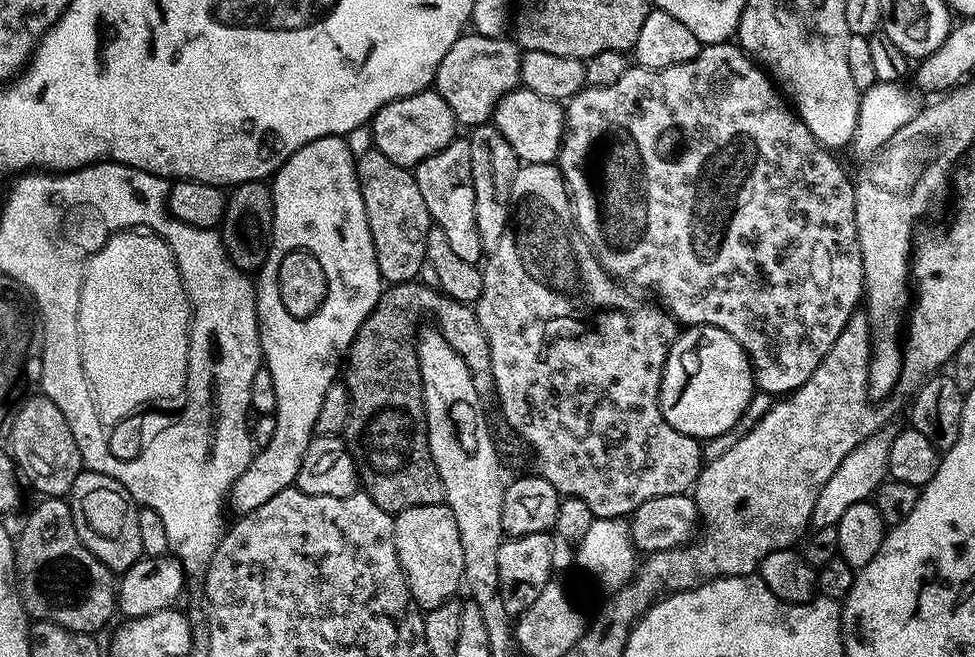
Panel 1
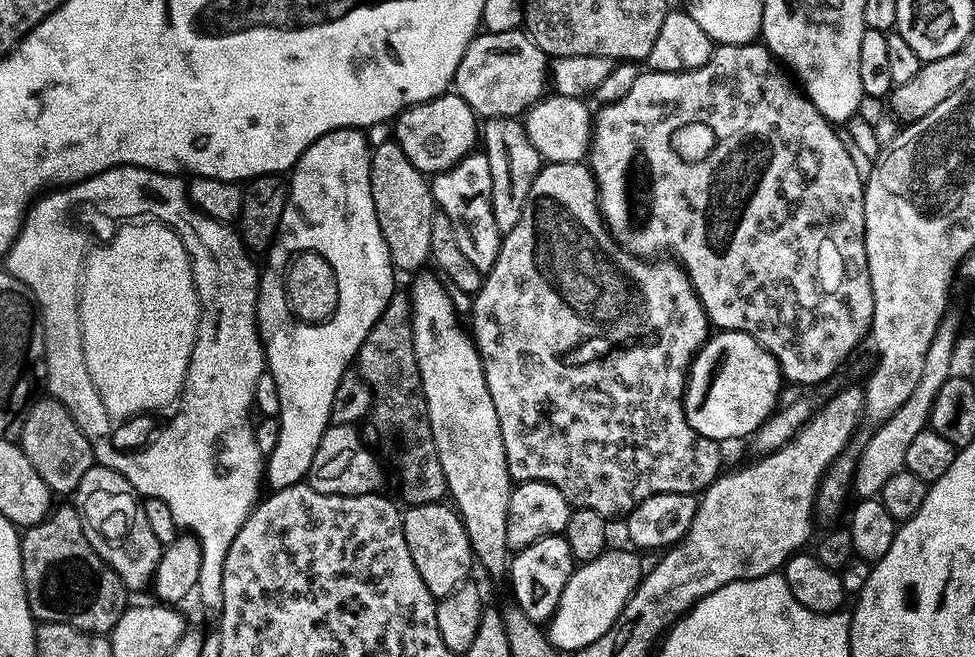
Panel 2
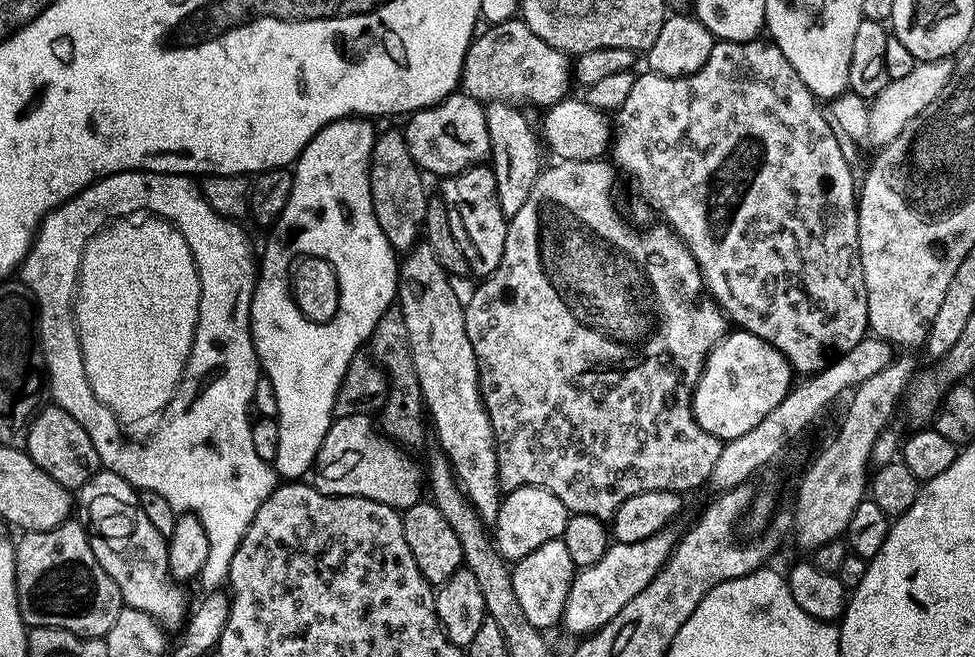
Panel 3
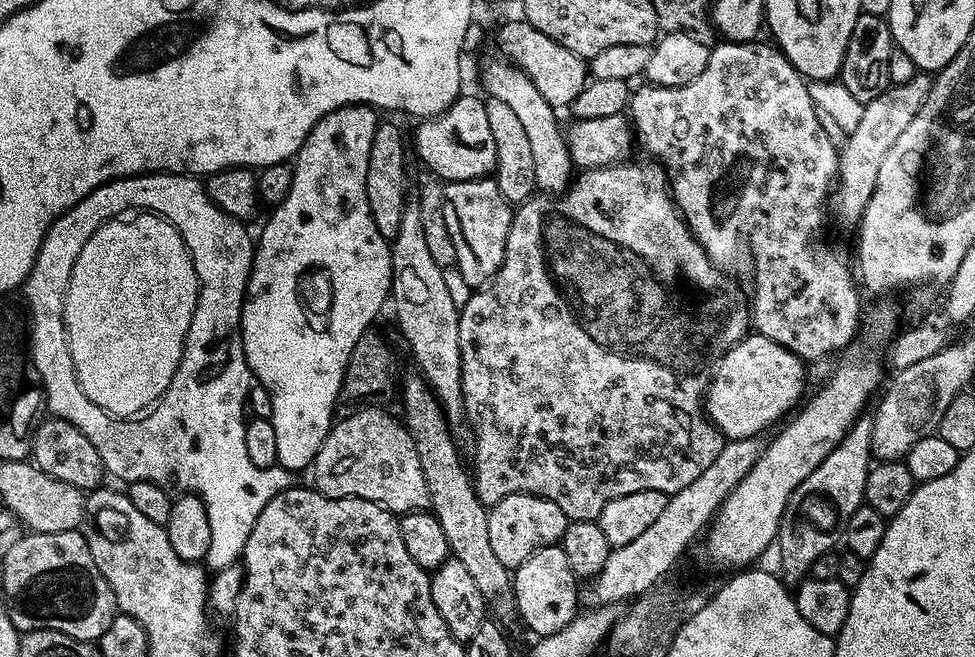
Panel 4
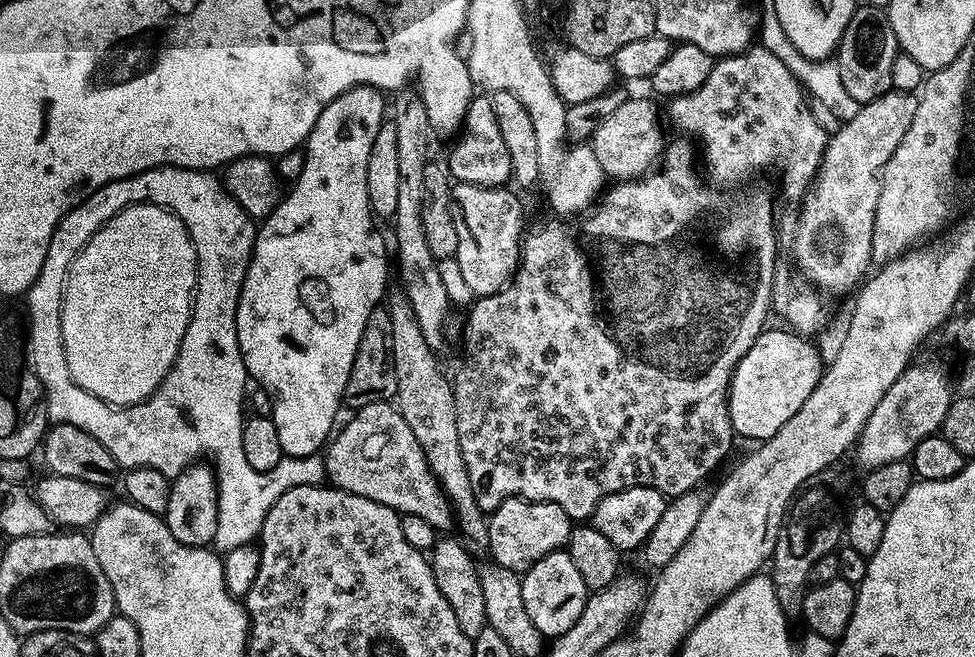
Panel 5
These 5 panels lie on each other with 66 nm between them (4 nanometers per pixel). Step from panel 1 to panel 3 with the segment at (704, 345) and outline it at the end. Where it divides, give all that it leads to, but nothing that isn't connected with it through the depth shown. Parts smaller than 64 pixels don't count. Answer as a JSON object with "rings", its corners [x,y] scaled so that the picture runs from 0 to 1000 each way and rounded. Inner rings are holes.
{"rings":[[[751,502],[730,528],[730,537],[722,553],[718,578],[710,595],[710,629],[722,658],[734,664],[738,671],[752,670],[757,661],[765,661],[772,648],[777,648],[802,606],[806,606],[808,592],[813,589],[814,562],[806,543],[788,518],[777,514],[762,502]]]}

